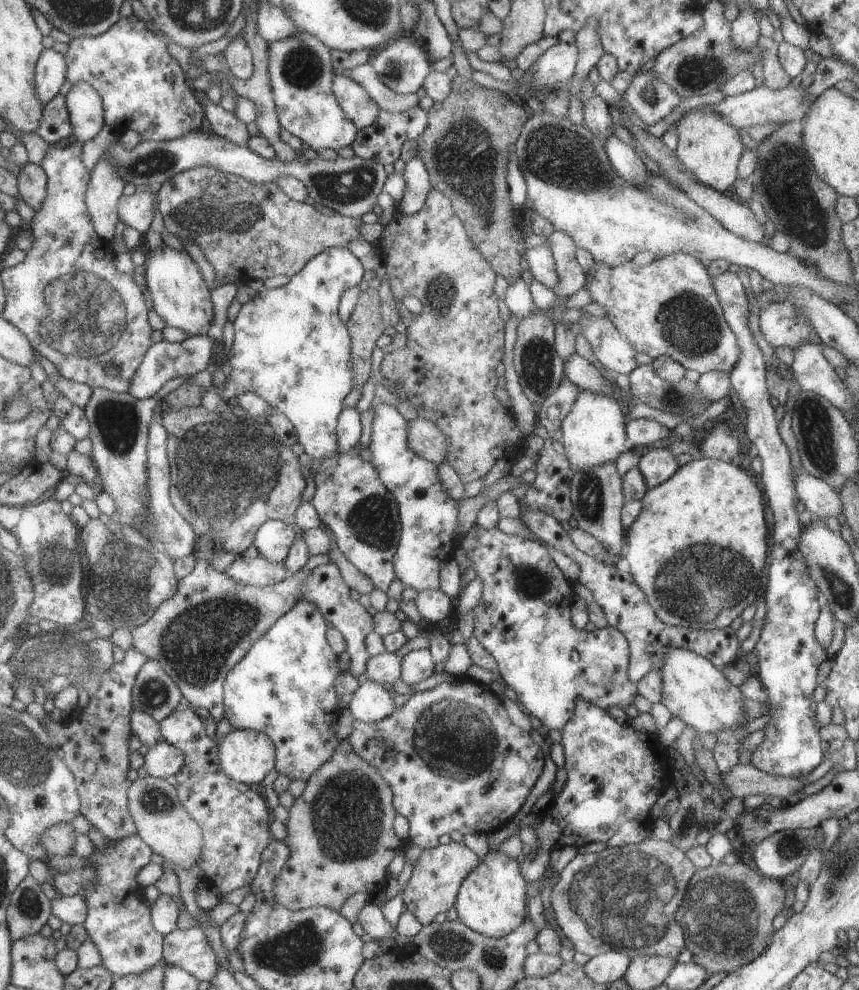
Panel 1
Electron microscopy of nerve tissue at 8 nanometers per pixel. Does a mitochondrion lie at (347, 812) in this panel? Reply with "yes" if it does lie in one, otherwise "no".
yes

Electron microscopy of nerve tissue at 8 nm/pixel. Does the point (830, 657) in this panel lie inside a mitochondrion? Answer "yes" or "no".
no

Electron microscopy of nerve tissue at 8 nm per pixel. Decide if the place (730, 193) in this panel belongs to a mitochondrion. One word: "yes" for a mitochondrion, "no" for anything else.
no

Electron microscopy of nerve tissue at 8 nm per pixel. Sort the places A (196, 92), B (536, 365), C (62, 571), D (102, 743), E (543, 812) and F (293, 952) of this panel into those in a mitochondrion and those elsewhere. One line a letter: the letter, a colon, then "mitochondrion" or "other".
A: other
B: mitochondrion
C: mitochondrion
D: other
E: other
F: mitochondrion

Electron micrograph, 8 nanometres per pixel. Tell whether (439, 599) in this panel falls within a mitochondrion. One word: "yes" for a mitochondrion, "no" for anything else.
no

